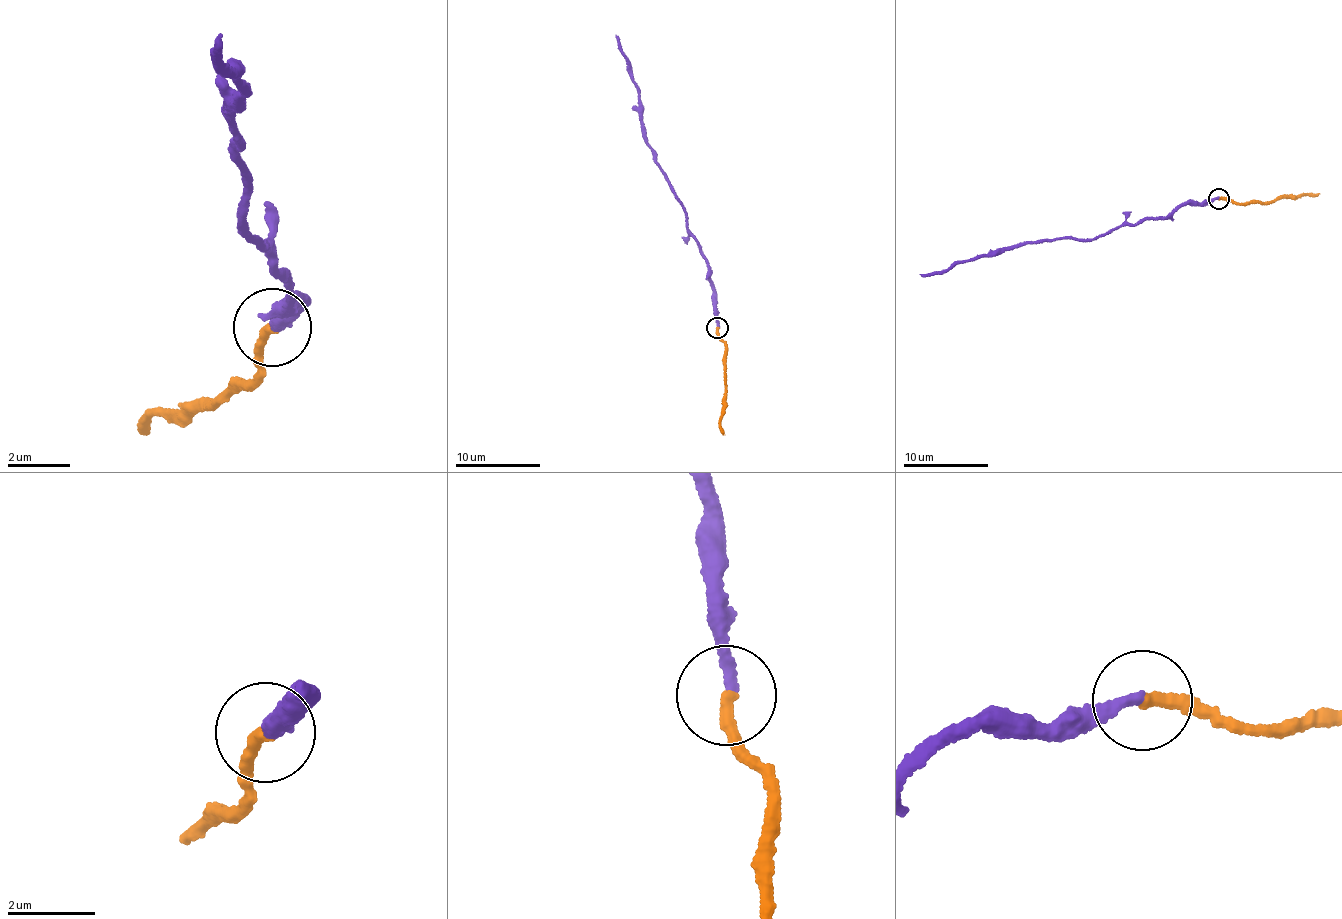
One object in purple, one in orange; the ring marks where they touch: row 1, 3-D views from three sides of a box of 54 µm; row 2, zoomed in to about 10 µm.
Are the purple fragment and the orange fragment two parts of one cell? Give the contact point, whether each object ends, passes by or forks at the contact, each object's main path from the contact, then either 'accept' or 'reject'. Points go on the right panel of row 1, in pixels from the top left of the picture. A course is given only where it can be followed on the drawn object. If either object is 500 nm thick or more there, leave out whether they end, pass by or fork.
at (1218, 198); purple ends there; orange ends there; purple runs (1217, 197), (1198, 204), (1187, 201), (1167, 216), (1121, 224), (1096, 238), (1028, 241), (919, 275); orange runs (1219, 198), (1247, 205), (1268, 205), (1278, 199), (1320, 193); accept

